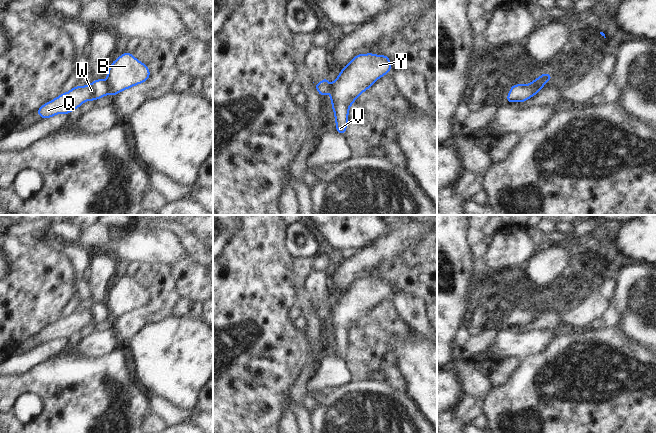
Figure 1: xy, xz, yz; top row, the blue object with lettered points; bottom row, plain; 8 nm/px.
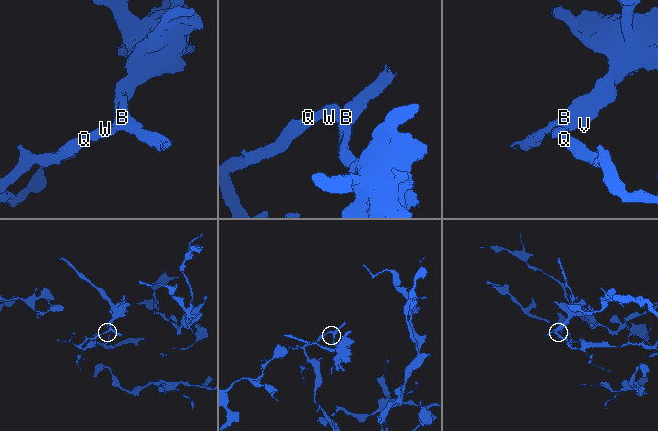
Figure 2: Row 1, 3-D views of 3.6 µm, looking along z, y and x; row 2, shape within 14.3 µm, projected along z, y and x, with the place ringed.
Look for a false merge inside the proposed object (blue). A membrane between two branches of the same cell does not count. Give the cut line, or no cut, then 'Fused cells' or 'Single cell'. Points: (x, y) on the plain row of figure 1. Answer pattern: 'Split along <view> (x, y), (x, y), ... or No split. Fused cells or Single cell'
Split along xy (105, 306), (110, 317). Fused cells

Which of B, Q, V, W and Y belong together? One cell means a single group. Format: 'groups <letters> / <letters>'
groups B V Y / Q W

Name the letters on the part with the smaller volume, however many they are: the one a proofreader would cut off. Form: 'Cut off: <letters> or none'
Cut off: B, V, Y

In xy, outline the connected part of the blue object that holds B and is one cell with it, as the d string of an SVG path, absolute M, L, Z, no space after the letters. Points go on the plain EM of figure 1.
M124 276L108 292L106 307L110 318L115 320L125 313L146 306L149 300L147 289L137 284L131 277Z

